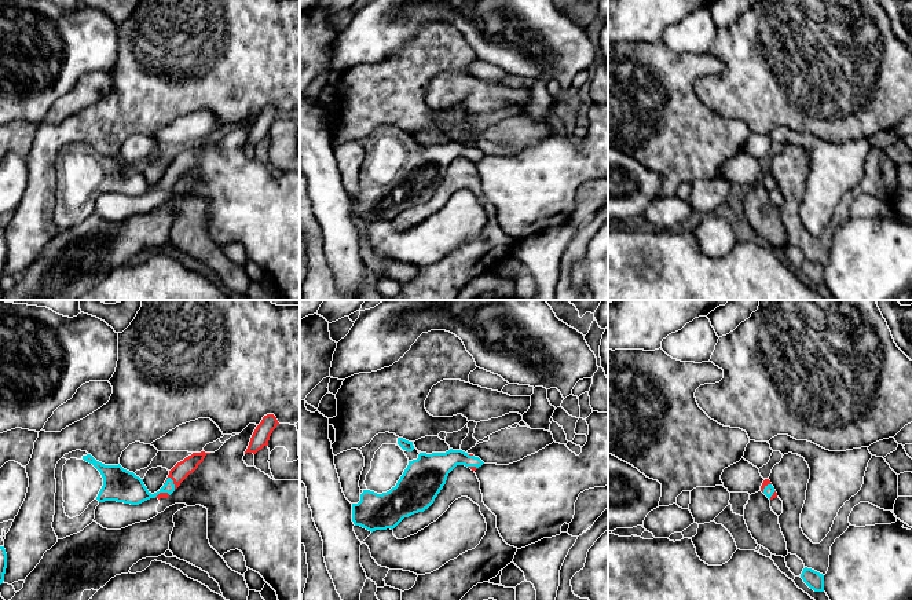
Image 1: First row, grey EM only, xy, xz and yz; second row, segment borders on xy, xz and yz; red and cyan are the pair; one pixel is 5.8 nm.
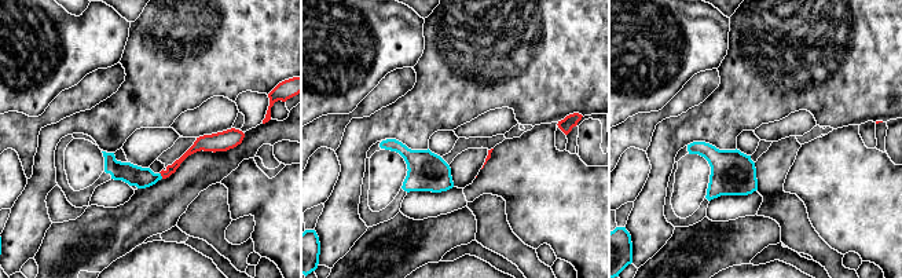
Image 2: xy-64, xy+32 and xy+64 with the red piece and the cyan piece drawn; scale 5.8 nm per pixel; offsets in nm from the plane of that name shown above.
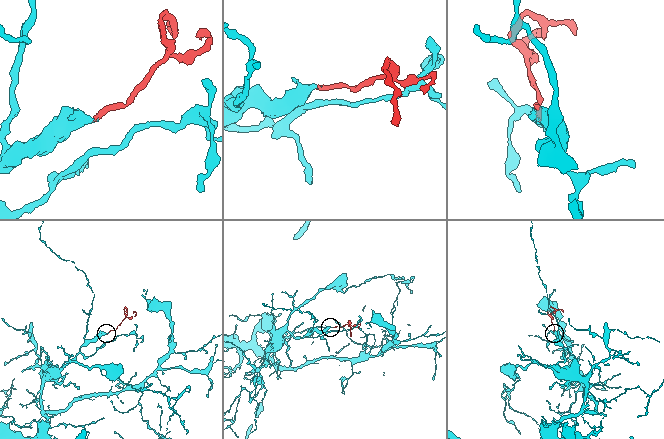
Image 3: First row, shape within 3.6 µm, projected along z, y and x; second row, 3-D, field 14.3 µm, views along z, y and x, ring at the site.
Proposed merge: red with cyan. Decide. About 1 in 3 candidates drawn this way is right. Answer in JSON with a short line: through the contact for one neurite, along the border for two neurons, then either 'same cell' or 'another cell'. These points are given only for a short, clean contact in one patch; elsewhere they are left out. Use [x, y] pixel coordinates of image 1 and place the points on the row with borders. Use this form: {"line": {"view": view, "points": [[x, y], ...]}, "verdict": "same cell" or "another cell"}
{"line": {"view": "xy", "points": [[180, 471], [174, 482], [154, 496], [132, 490]]}, "verdict": "same cell"}

